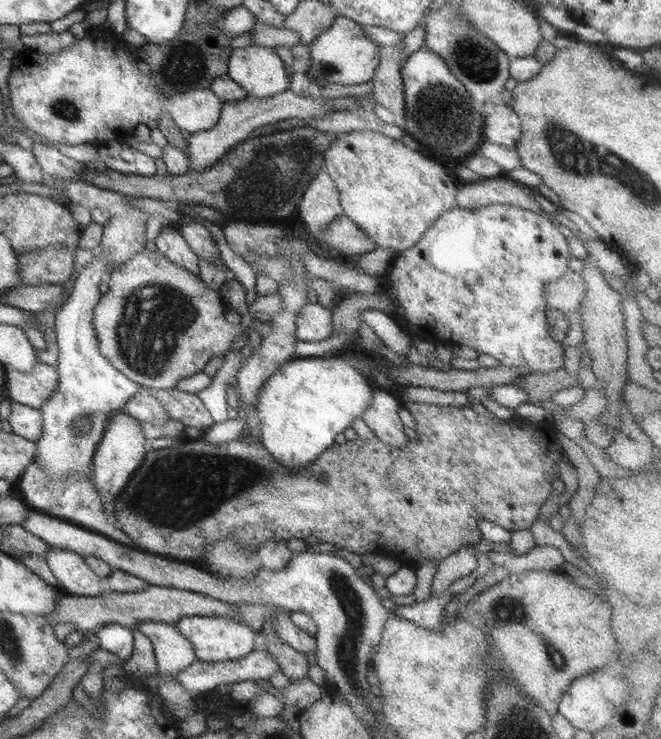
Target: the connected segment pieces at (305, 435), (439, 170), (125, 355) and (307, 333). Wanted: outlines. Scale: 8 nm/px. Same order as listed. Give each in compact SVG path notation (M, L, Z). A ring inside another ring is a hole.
M324 357L296 358L279 366L265 380L257 396L257 411L261 420L261 444L272 458L284 468L297 473L299 468L309 466L334 442L334 436L344 432L351 422L369 407L376 385L365 377L356 366L343 358L324 360Z
M370 130L344 133L333 138L324 158L324 169L337 186L339 203L344 214L366 232L376 249L388 249L397 255L415 247L428 228L444 212L457 206L458 189L452 177L444 171L444 167L439 162L427 158L424 151L410 149L399 139Z
M145 249L124 264L112 270L109 290L102 294L94 307L93 325L100 354L116 370L132 382L150 390L174 389L178 380L202 373L204 366L216 356L224 356L230 345L241 337L249 337L251 328L245 331L241 323L230 324L226 320L226 301L190 271L168 261L160 251Z
M306 303L297 314L299 314L295 320L297 340L319 343L320 340L326 340L332 335L332 312L320 303Z

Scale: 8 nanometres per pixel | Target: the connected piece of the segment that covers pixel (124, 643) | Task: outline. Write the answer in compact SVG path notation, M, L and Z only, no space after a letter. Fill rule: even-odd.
M106 623L95 630L99 648L108 650L126 662L133 653L132 629L116 623Z

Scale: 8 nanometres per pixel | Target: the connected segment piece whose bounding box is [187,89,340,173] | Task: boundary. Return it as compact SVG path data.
M290 89L269 96L268 98L246 98L239 102L224 102L220 118L216 126L210 130L187 134L189 151L189 172L210 168L218 159L222 158L236 143L250 138L254 128L266 126L266 124L277 123L286 118L300 118L300 120L310 120L311 118L321 118L325 114L332 114L340 111L332 108L322 97L306 97L296 95Z

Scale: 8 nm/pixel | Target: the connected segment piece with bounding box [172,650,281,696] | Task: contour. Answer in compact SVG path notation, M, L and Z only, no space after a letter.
M257 650L235 661L202 662L196 660L182 672L172 675L175 676L176 682L179 682L186 692L192 696L199 696L207 692L218 692L218 690L222 689L222 685L228 685L229 683L260 679L269 680L270 676L274 676L276 672L280 671L280 666L274 655L267 650Z

